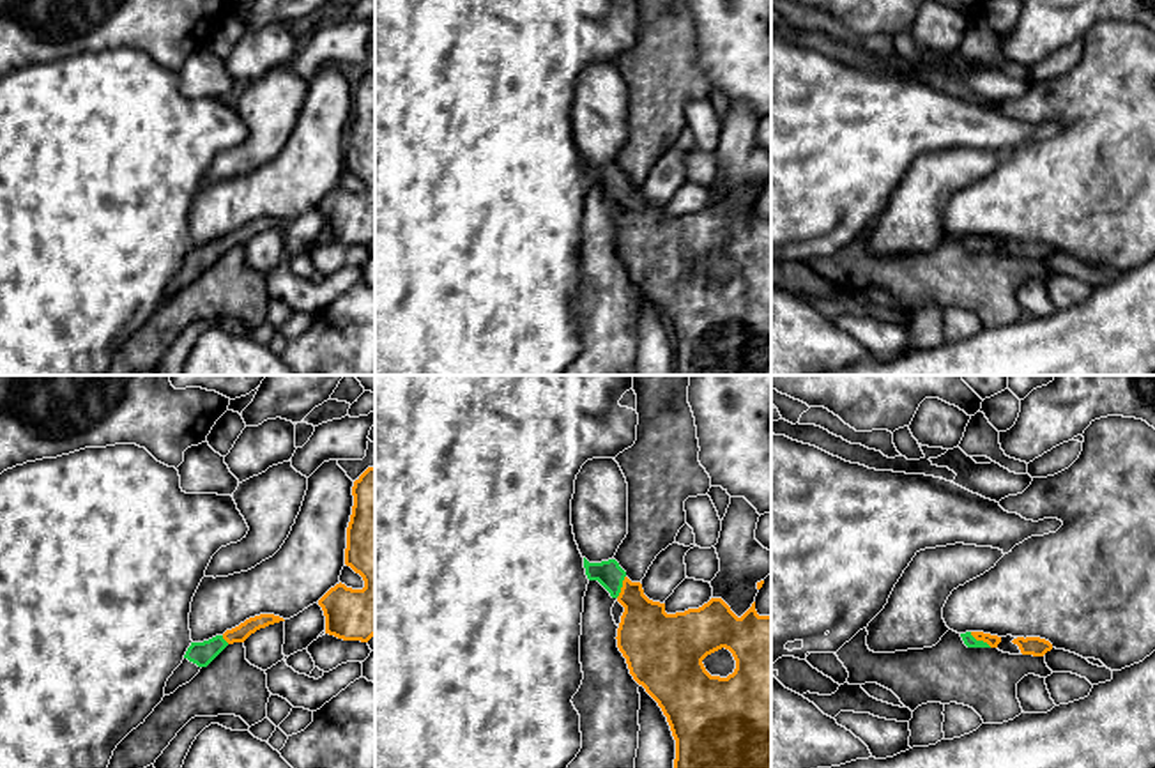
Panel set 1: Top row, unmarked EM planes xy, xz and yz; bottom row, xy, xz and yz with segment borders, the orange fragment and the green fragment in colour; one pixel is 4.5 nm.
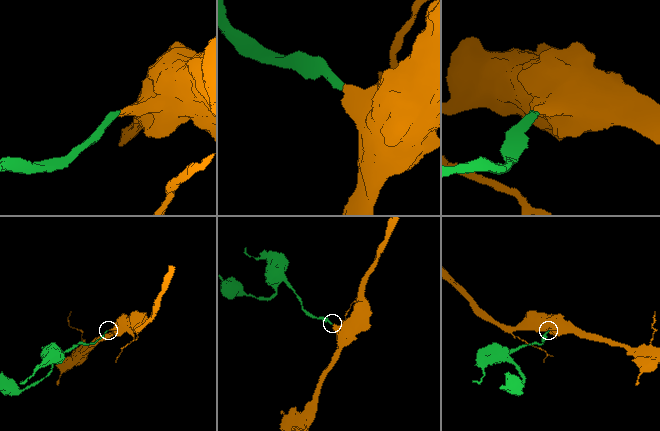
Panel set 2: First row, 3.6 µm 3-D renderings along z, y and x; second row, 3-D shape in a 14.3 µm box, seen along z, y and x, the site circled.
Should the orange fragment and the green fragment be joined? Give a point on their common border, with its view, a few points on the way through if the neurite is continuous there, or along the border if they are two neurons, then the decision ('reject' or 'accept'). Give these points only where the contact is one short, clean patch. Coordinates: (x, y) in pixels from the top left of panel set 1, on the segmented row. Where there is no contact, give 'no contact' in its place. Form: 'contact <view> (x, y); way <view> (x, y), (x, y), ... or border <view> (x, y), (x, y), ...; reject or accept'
contact yz (980, 639); way yz (993, 641), (980, 639), (970, 641); accept

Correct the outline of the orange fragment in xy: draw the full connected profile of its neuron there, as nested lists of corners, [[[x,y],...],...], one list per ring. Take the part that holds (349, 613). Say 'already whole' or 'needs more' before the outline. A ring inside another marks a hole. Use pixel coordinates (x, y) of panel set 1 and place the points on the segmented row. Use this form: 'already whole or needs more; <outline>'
already whole; [[[375,467],[354,481],[352,495],[345,564],[363,577],[364,588],[352,589],[340,582],[318,605],[325,616],[325,634],[368,642],[375,635]]]

